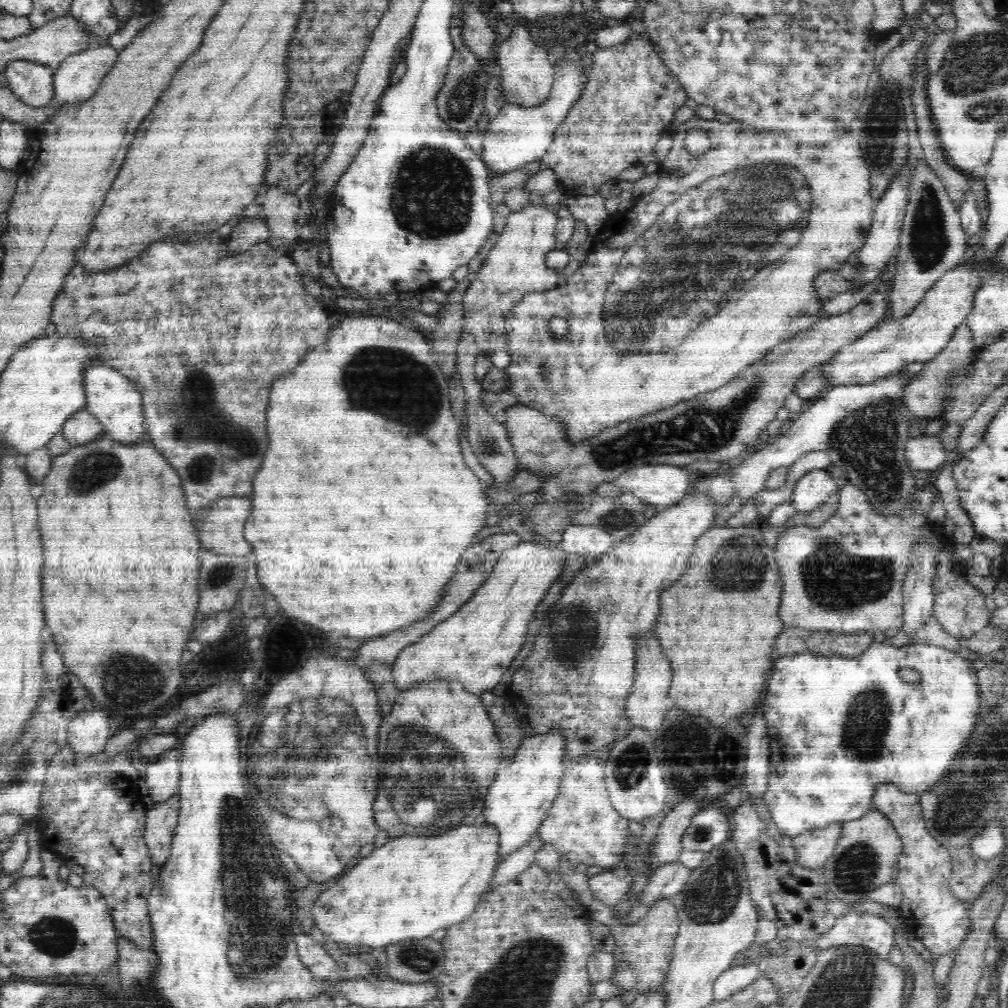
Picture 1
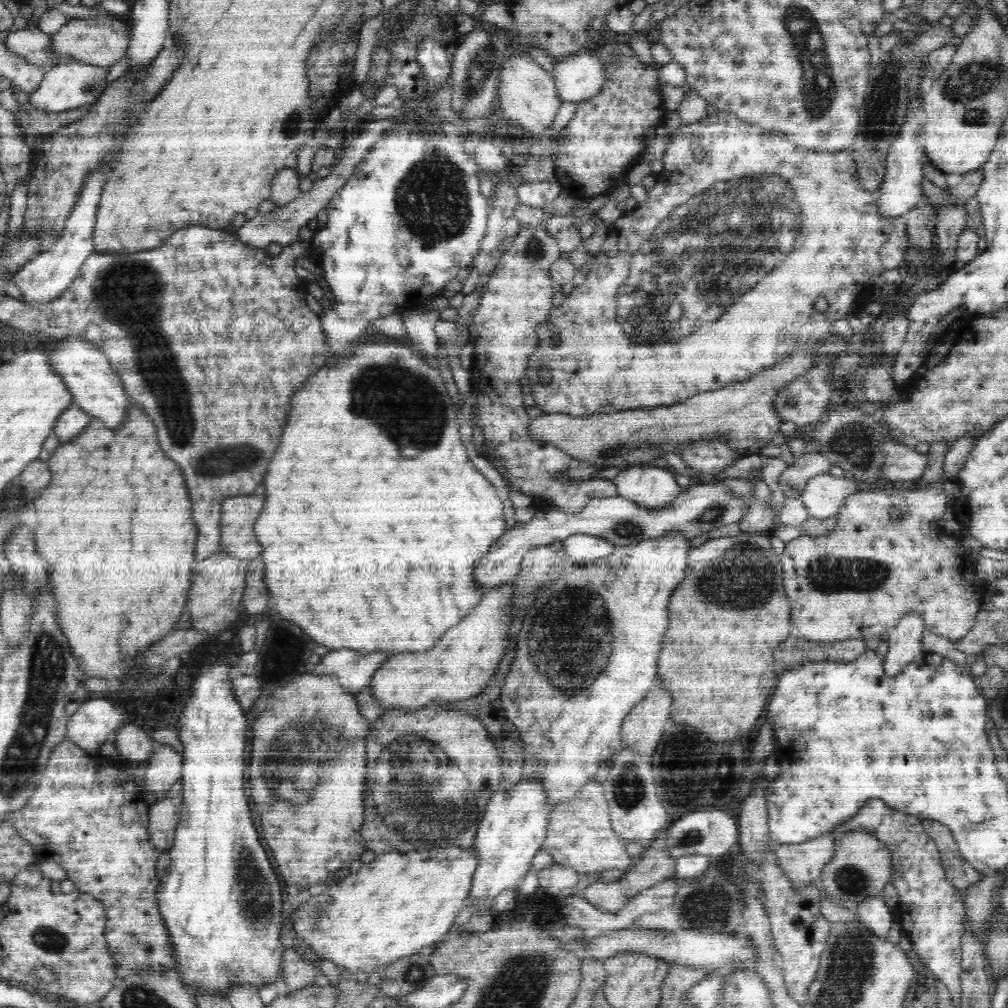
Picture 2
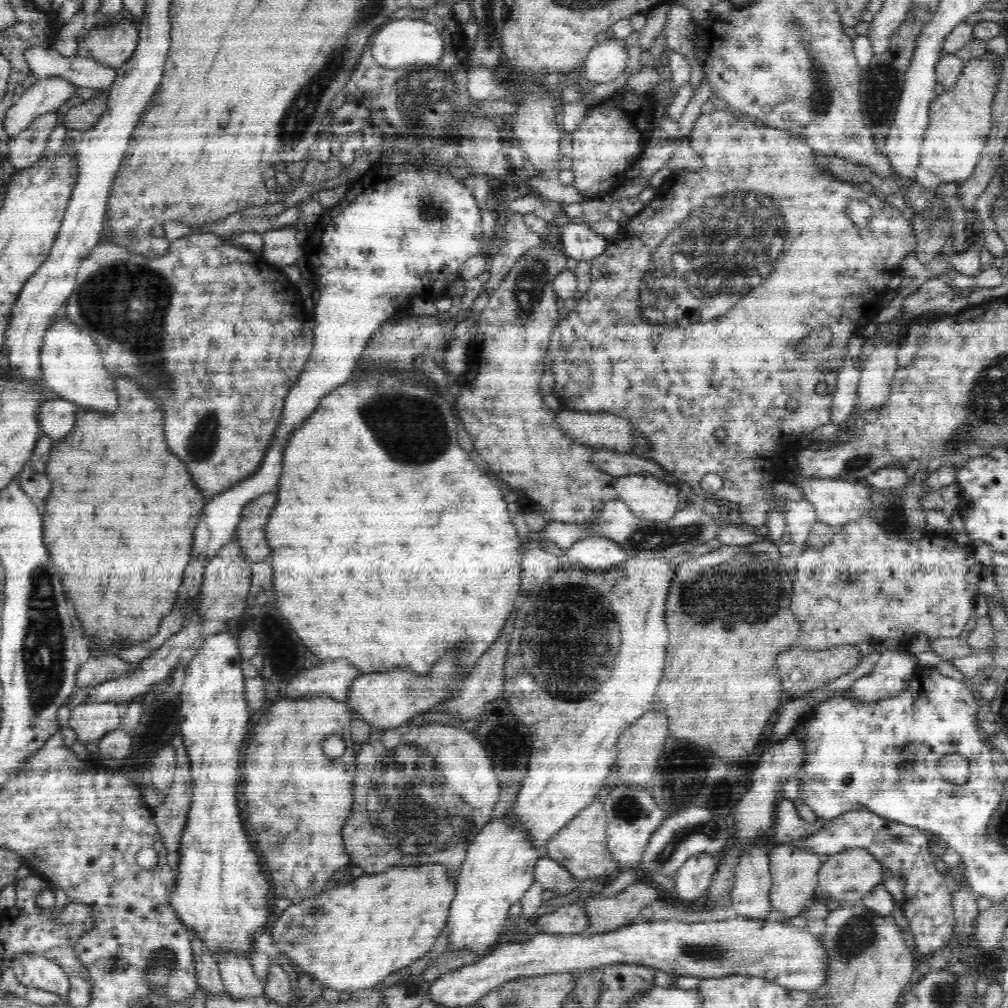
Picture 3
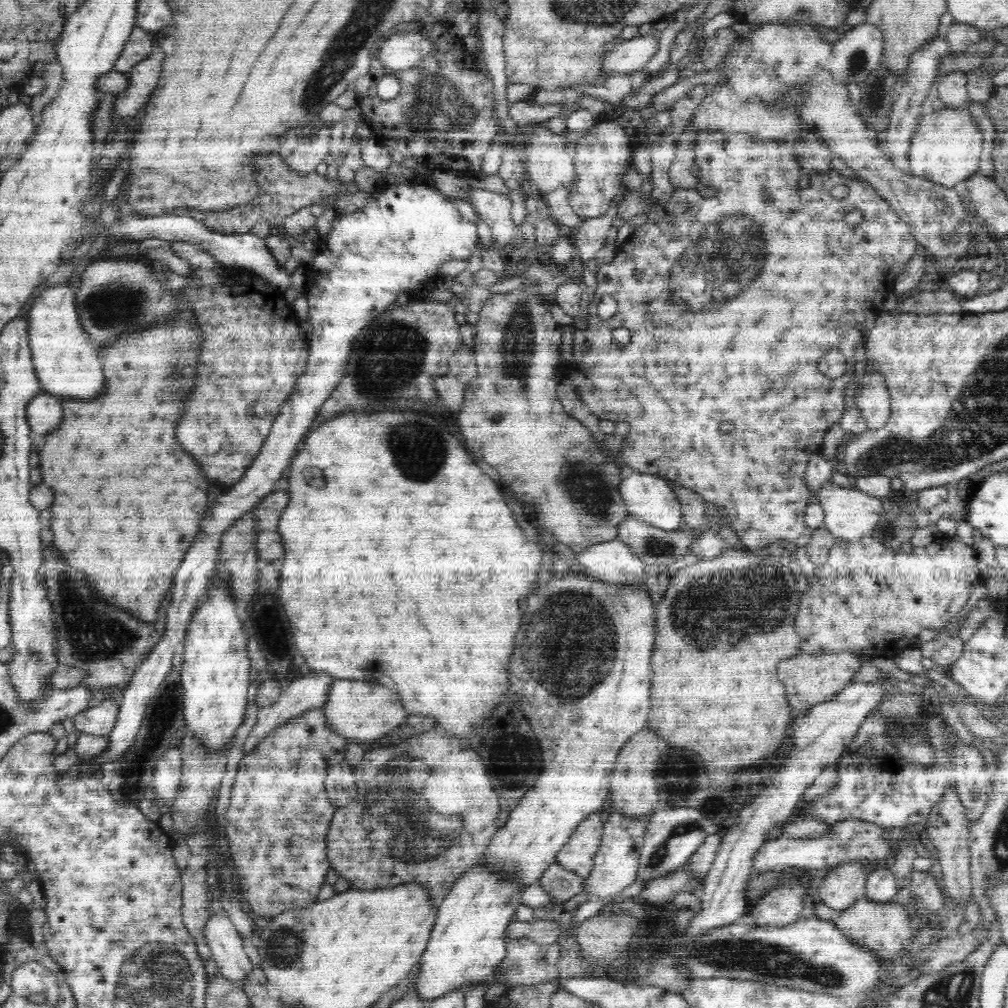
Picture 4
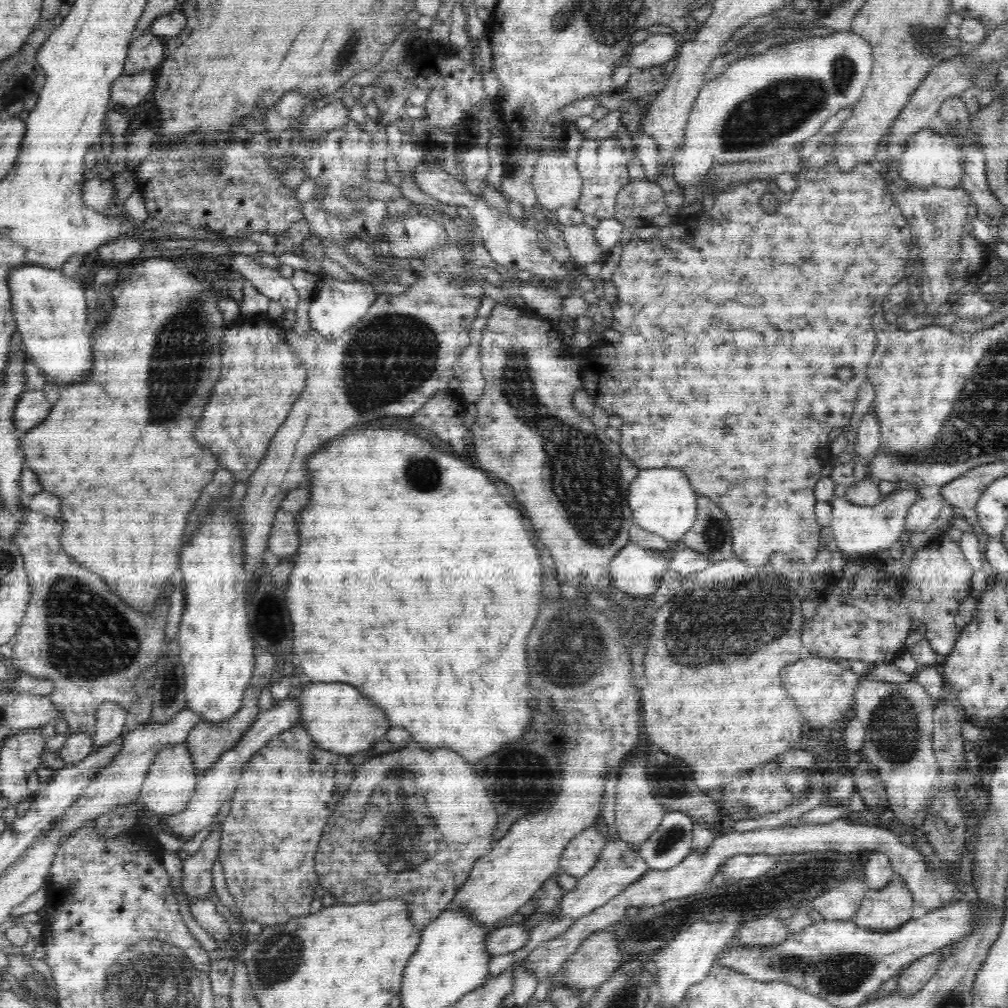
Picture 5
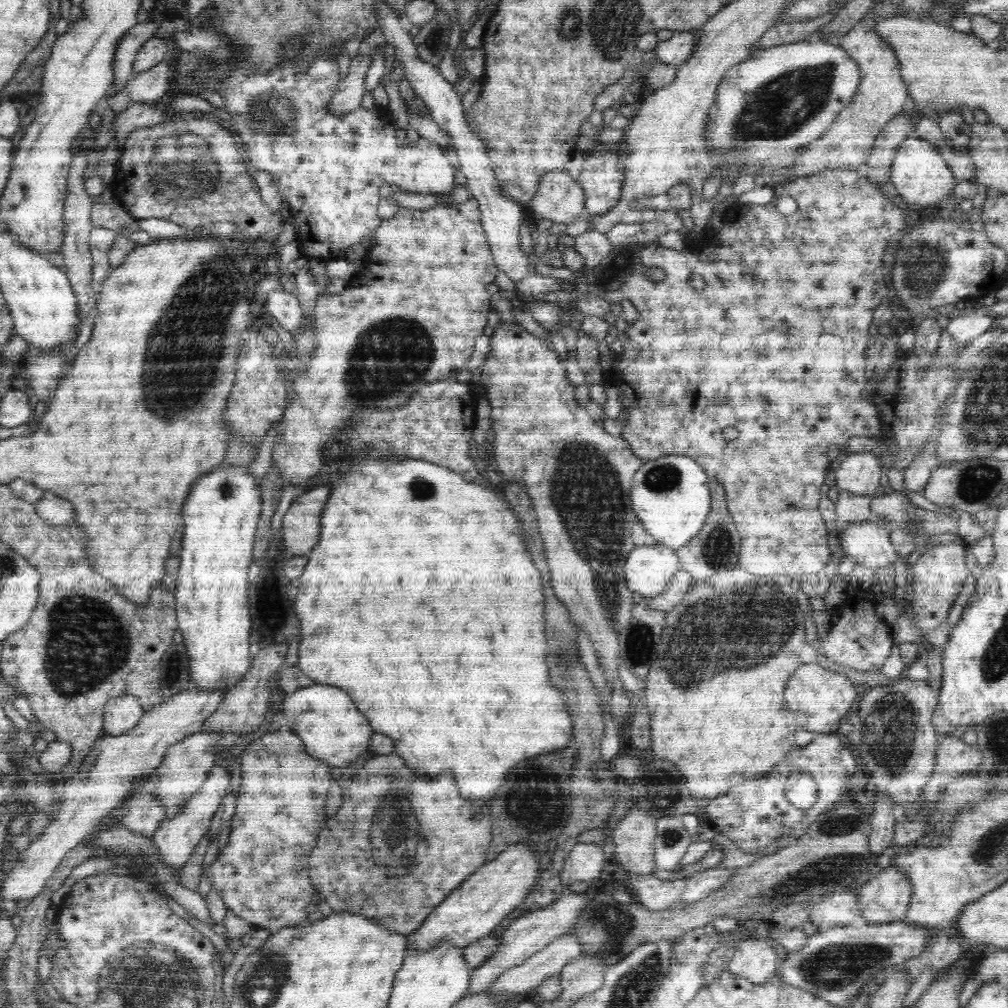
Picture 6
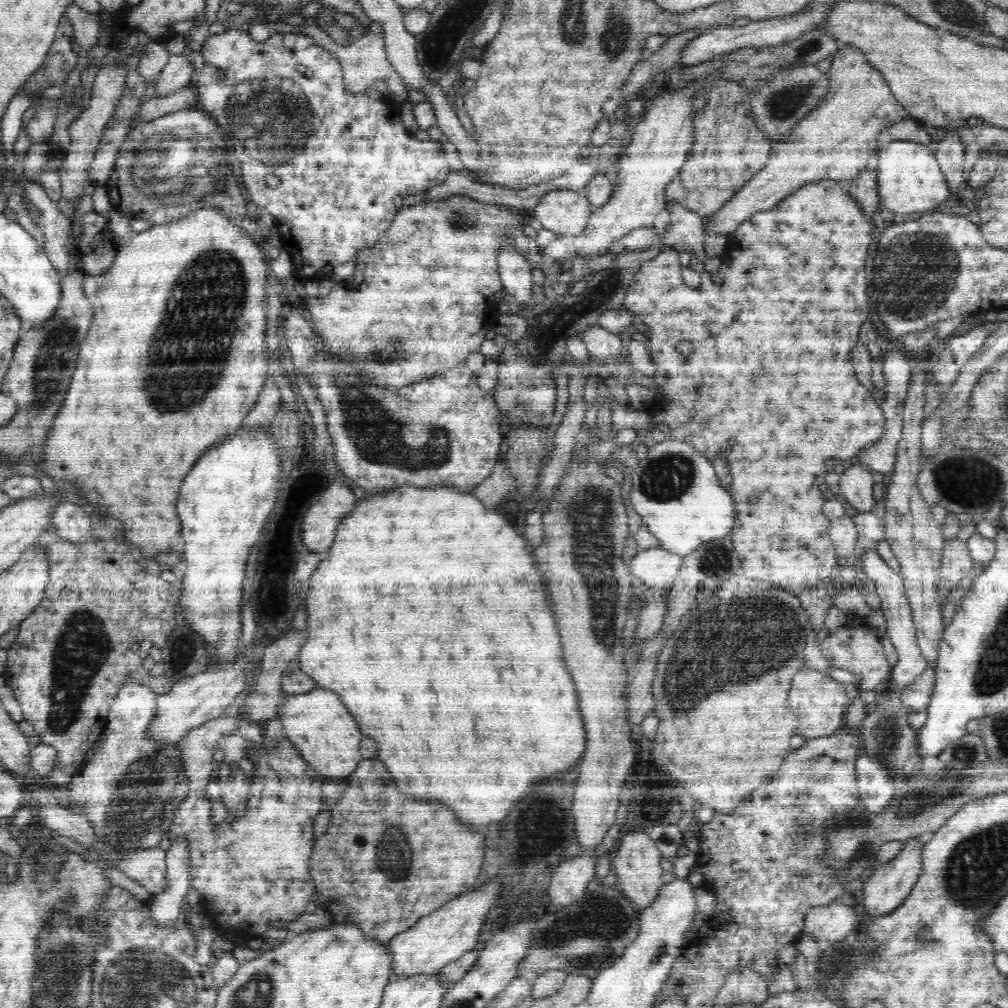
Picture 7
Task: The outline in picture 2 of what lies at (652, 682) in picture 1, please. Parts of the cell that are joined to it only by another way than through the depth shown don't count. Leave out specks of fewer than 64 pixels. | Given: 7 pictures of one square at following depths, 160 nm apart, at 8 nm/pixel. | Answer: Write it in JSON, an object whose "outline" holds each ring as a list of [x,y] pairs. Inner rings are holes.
{"outline":[[[656,688],[648,692],[627,714],[622,726],[622,744],[640,756],[652,756],[658,740],[664,734],[664,724],[670,720],[672,698],[666,690]]]}

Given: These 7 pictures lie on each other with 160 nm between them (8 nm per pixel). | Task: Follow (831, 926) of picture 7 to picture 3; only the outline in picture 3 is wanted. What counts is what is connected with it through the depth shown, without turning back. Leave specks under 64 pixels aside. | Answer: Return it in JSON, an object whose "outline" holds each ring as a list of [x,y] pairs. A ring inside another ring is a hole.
{"outline":[[[848,848],[824,859],[820,867],[818,890],[845,906],[862,905],[863,896],[882,881],[882,863],[863,848]]]}

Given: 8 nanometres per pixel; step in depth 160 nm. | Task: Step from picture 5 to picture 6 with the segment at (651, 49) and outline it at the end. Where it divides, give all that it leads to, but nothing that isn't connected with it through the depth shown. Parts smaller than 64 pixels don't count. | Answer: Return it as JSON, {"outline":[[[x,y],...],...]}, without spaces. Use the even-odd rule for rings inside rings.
{"outline":[[[686,31],[674,34],[670,39],[664,42],[658,42],[654,53],[658,57],[658,62],[680,66],[688,62],[696,48],[698,35],[693,31]]]}

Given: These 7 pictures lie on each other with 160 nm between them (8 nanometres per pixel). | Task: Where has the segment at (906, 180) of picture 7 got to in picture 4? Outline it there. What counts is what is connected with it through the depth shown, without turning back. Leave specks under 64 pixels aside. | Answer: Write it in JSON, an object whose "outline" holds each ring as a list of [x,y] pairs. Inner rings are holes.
{"outline":[[[968,105],[962,106],[960,110],[944,108],[941,111],[934,111],[919,119],[910,141],[909,151],[907,152],[913,176],[922,177],[944,187],[954,187],[957,182],[966,181],[974,176],[974,173],[978,172],[980,152],[982,152],[982,133],[976,128],[970,113],[967,111],[967,107]]]}

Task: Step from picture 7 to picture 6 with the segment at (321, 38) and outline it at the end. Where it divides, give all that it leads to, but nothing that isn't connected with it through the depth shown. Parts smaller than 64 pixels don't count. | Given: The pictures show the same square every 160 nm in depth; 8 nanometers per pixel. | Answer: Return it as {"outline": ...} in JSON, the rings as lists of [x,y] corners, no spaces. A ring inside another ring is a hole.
{"outline":[[[372,52],[366,59],[356,59],[349,66],[348,74],[338,83],[336,92],[332,96],[328,111],[336,118],[360,107],[362,96],[366,92],[366,72],[371,64]]]}

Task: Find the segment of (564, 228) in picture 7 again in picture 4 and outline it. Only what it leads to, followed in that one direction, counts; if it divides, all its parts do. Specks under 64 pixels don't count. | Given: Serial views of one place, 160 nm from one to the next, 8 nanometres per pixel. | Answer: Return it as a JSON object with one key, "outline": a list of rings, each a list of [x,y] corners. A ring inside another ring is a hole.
{"outline":[[[542,122],[535,124],[535,133],[525,144],[525,167],[529,179],[534,182],[538,191],[544,195],[551,194],[559,187],[566,187],[572,182],[576,182],[577,174],[575,173],[573,157],[566,151],[564,136],[554,134],[552,131],[542,127]]]}

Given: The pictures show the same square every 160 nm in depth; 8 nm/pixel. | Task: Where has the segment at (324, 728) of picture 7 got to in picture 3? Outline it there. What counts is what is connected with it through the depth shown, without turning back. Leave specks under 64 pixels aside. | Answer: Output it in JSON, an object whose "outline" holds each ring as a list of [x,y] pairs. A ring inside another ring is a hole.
{"outline":[[[455,648],[446,652],[446,656],[436,662],[431,669],[431,674],[427,676],[402,670],[404,667],[398,667],[398,670],[388,673],[361,675],[352,681],[348,690],[348,700],[345,702],[349,706],[350,713],[355,712],[355,716],[370,725],[372,730],[396,729],[408,724],[417,714],[434,708],[438,703],[452,700],[458,696],[458,692],[462,690],[464,682],[468,680],[468,675],[472,672],[470,669],[460,669],[460,665],[454,658],[456,654],[460,658]]]}

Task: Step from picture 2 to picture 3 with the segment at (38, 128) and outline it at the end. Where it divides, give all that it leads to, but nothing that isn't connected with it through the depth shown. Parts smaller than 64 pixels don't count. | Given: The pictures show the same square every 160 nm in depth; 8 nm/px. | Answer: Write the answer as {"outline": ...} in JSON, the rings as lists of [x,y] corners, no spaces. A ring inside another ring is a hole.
{"outline":[[[101,92],[83,103],[72,107],[63,118],[65,128],[87,131],[100,120],[109,99],[108,92]]]}

